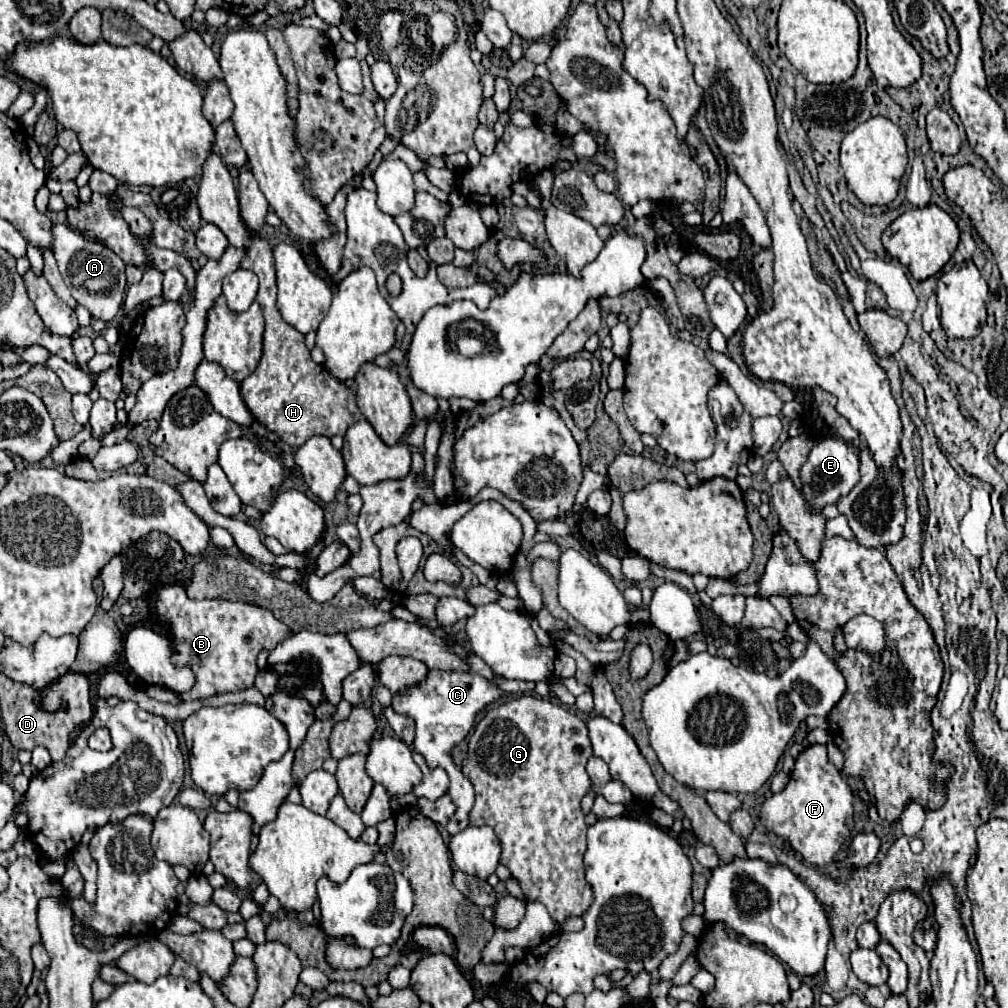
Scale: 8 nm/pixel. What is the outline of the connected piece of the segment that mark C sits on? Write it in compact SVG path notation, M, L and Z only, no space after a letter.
M434 669L428 671L424 681L412 687L406 687L404 693L392 695L392 709L400 715L412 717L416 723L414 751L426 759L428 767L432 769L442 767L450 777L448 793L458 807L456 815L446 825L446 831L450 835L456 835L468 827L468 813L470 813L470 807L474 805L474 787L462 775L460 767L456 767L452 751L474 729L478 713L502 697L508 697L508 693L492 685L488 679L484 679L478 673L456 673L456 671L434 671Z

